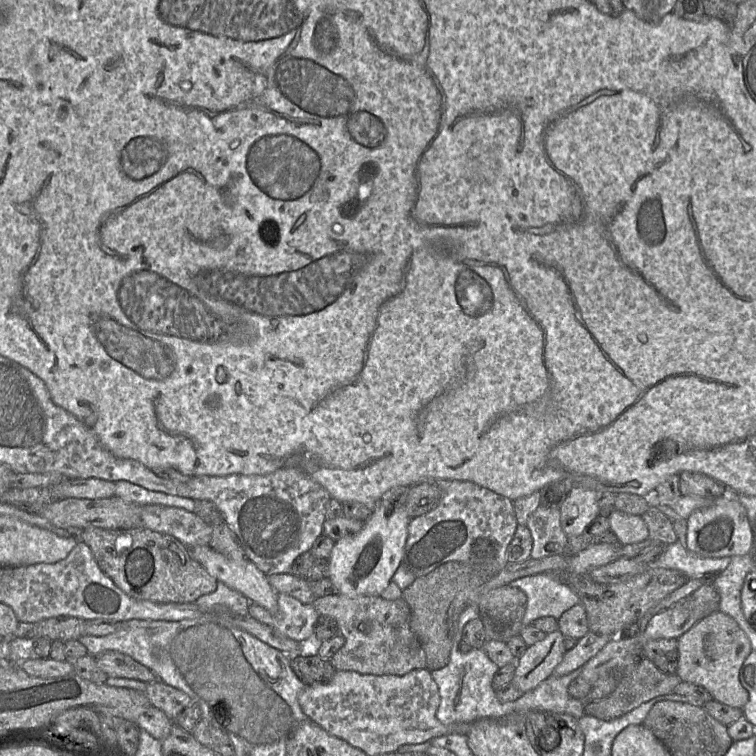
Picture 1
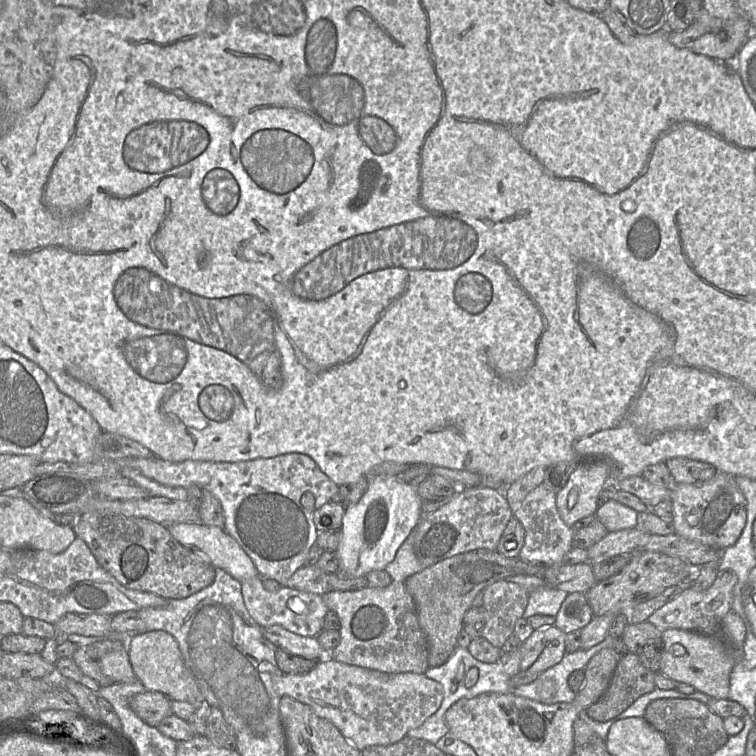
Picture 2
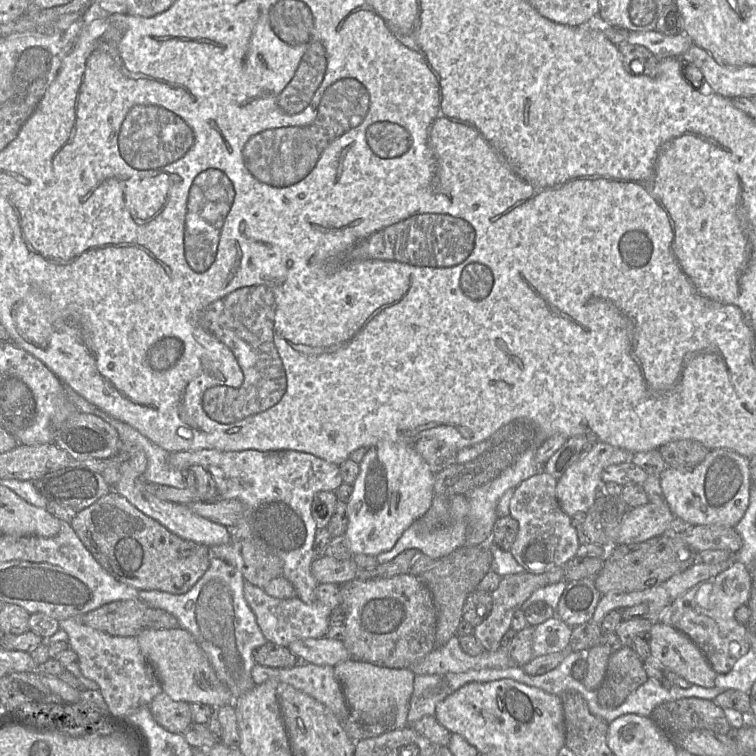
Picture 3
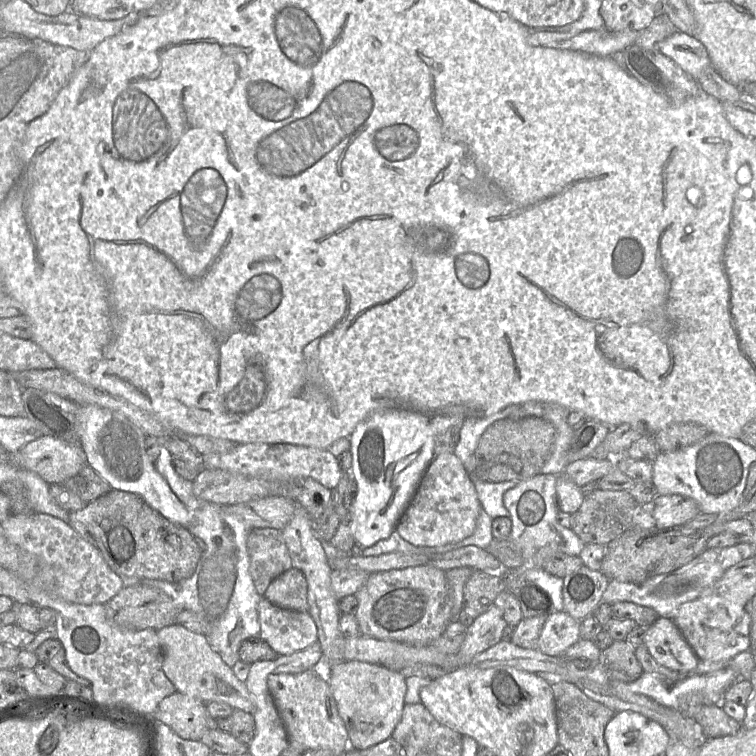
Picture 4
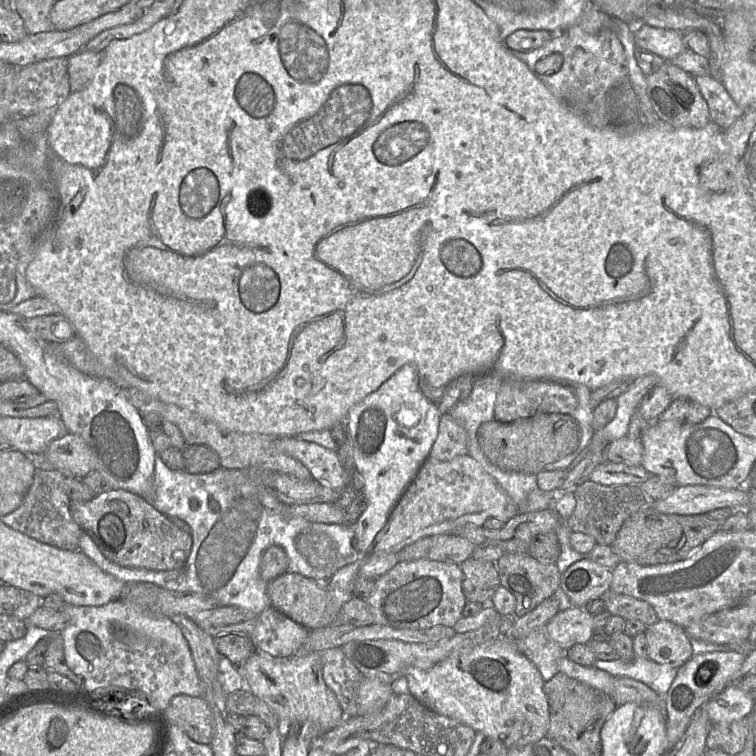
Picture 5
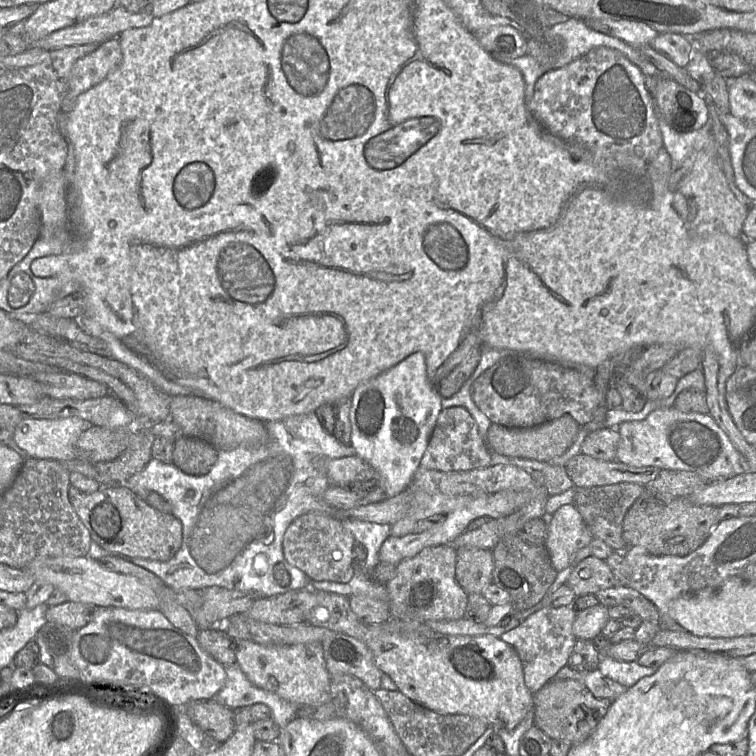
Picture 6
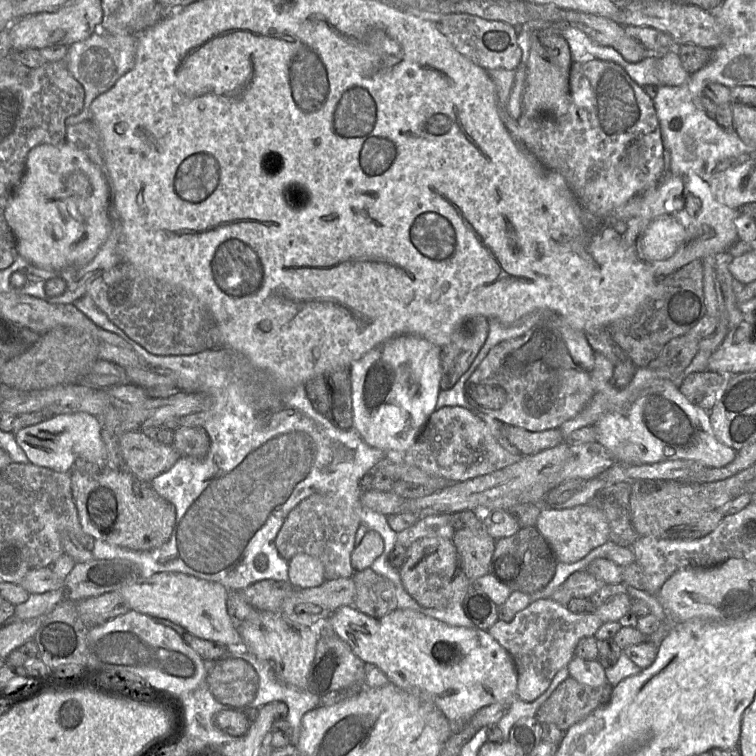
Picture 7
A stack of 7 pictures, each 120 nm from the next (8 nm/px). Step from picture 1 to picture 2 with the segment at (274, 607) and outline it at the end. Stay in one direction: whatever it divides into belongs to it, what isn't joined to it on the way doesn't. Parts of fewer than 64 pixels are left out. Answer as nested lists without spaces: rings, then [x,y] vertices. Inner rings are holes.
[[[201,522],[176,523],[168,526],[167,529],[181,545],[199,554],[214,568],[223,569],[238,581],[259,576],[250,557],[224,529],[208,526]]]

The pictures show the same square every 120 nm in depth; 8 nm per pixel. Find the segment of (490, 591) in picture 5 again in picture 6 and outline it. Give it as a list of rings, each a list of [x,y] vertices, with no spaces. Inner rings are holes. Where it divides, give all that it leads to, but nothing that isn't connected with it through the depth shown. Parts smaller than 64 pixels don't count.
[[[461,547],[457,549],[455,578],[467,594],[481,594],[493,583],[492,550]]]

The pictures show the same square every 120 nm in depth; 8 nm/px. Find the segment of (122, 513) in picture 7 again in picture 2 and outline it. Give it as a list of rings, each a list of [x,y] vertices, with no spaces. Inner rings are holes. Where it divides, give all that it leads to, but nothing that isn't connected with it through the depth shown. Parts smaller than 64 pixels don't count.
[[[86,512],[77,516],[73,531],[89,547],[97,562],[121,585],[165,599],[183,599],[211,585],[215,568],[181,545],[168,529],[152,520],[118,514]]]

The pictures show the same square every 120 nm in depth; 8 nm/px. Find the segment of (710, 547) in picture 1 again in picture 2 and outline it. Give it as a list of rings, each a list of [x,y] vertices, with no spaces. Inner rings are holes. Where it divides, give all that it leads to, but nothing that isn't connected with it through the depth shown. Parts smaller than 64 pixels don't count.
[[[724,472],[697,484],[674,484],[670,501],[674,512],[675,533],[723,551],[739,539],[747,519],[746,499],[736,477]]]

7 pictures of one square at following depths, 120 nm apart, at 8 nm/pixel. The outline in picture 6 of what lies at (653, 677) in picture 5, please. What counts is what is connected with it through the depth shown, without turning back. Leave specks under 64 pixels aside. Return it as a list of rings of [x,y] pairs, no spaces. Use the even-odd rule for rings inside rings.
[[[611,657],[601,658],[598,669],[608,678],[629,688],[644,677],[653,675],[657,669],[640,665],[637,661],[619,661]]]

